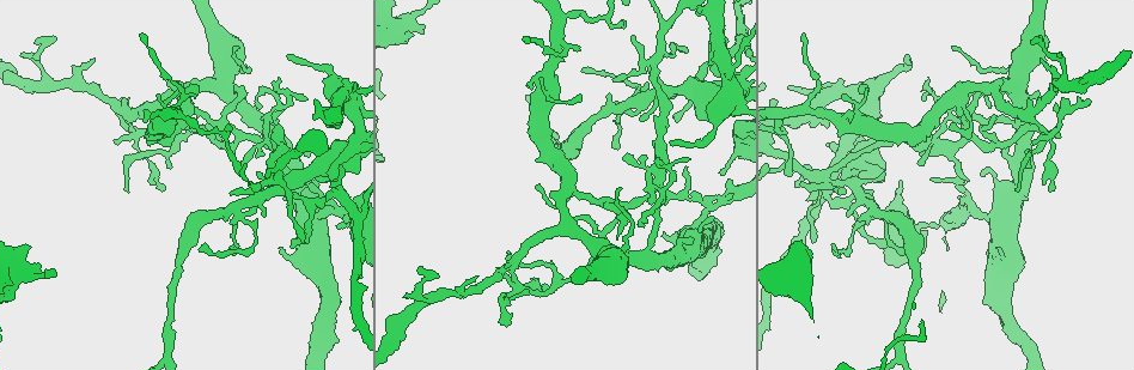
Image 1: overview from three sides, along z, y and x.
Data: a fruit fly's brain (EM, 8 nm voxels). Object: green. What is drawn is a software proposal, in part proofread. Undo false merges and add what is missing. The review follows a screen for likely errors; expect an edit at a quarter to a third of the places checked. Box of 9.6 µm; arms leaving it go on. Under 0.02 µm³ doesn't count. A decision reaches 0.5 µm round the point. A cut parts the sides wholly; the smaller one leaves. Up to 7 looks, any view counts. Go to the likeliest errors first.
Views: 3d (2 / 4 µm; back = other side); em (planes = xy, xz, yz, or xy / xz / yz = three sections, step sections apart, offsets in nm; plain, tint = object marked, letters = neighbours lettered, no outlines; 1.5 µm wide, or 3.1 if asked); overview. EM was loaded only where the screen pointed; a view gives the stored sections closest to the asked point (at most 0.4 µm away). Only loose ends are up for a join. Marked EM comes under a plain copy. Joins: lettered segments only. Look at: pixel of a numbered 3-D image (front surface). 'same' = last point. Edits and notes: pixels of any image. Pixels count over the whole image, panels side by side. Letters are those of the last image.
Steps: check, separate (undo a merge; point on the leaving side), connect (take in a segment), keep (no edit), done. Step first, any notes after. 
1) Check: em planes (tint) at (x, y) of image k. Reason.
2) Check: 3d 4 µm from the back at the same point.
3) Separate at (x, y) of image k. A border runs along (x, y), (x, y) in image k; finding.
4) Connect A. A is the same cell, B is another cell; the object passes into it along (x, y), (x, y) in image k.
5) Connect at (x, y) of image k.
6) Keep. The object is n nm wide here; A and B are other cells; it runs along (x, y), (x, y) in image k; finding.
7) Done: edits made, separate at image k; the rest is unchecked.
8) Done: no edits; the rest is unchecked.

Check: em xz step 8 (letters) at (737, 49) of image 1. Calibre changes.

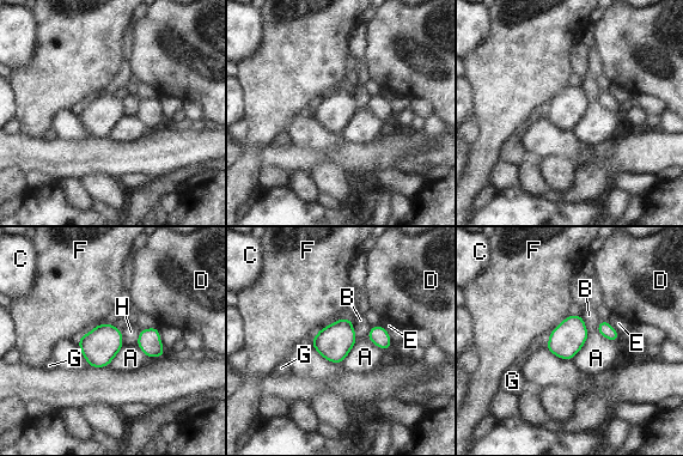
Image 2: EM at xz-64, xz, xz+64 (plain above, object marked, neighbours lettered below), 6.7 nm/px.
Keep. The object is 220 nm wide here; A, B, C, D, E, F, G and H are other cells; a border runs along (590, 334), (572, 359) in image 2; all the same cell.

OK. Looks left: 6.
Check: 3d 4 µm at (662, 166) of image 1. Branch stops here.

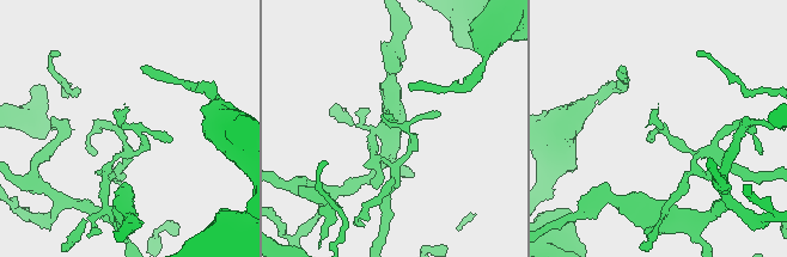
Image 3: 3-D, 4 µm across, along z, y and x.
Check: em xy step 8 (tint) at (125, 107) of image 3. Shape alone is not enough.

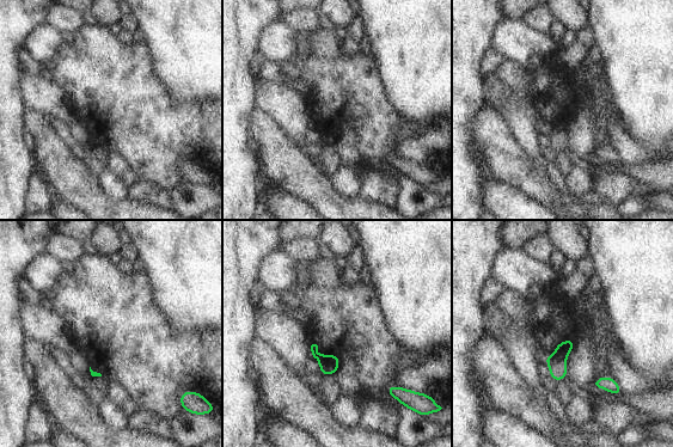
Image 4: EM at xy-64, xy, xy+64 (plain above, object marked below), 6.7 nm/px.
Check: em planes (letters) at the same point. Cut it another way.

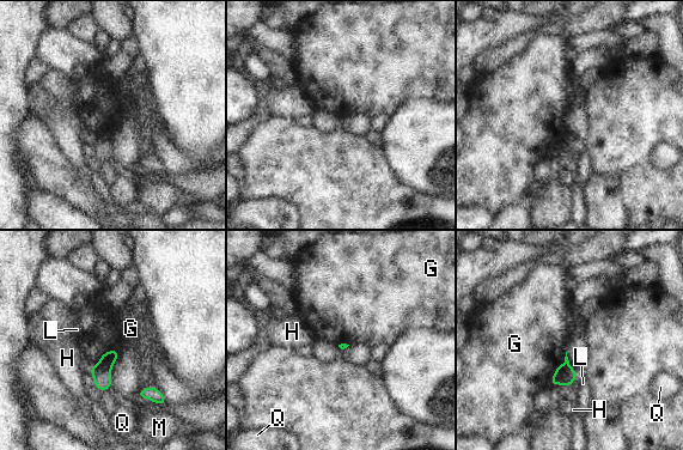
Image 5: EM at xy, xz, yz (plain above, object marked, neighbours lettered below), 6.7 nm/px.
Keep. G, H, L, M and Q are other cells; a border runs along (566, 352), (549, 384) in image 5; none of them fits.

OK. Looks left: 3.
Check: em planes (tint) at (517, 288) of image 1. Looks like a crossing.

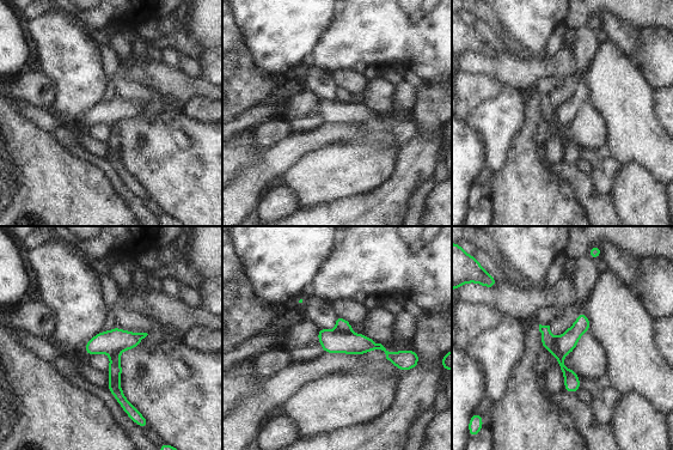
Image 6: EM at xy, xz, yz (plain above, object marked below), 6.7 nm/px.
Check: em planes (letters) at the same point. See the neighbours.

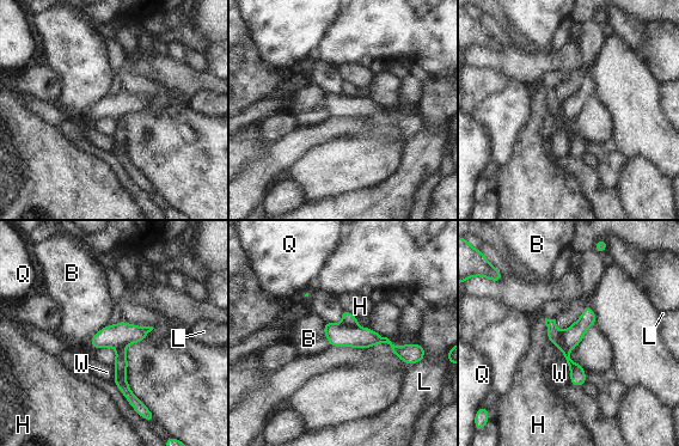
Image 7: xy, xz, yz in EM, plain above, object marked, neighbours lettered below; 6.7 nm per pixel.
Separate at (573, 336) of image 7. The object is 140 nm wide here; B, H, L, Q and W are other cells; a border runs along (562, 333), (562, 340), (570, 348) in image 7; two cells meet here.

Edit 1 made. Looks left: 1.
Done: edits made, separate at image 7; the rest is unchecked.

